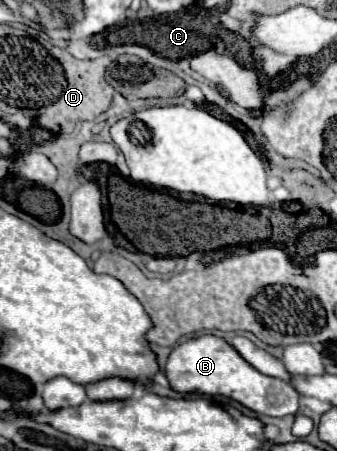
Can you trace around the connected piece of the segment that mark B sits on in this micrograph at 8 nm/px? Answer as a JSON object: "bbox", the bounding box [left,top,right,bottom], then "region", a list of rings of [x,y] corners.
{"bbox":[165,335,299,417],"region":[[[215,335],[191,337],[177,345],[169,355],[165,377],[179,393],[201,391],[201,395],[225,395],[257,413],[271,417],[285,417],[297,413],[299,409],[299,393],[287,381],[259,373],[235,351],[235,347],[231,347],[231,343]]]}

